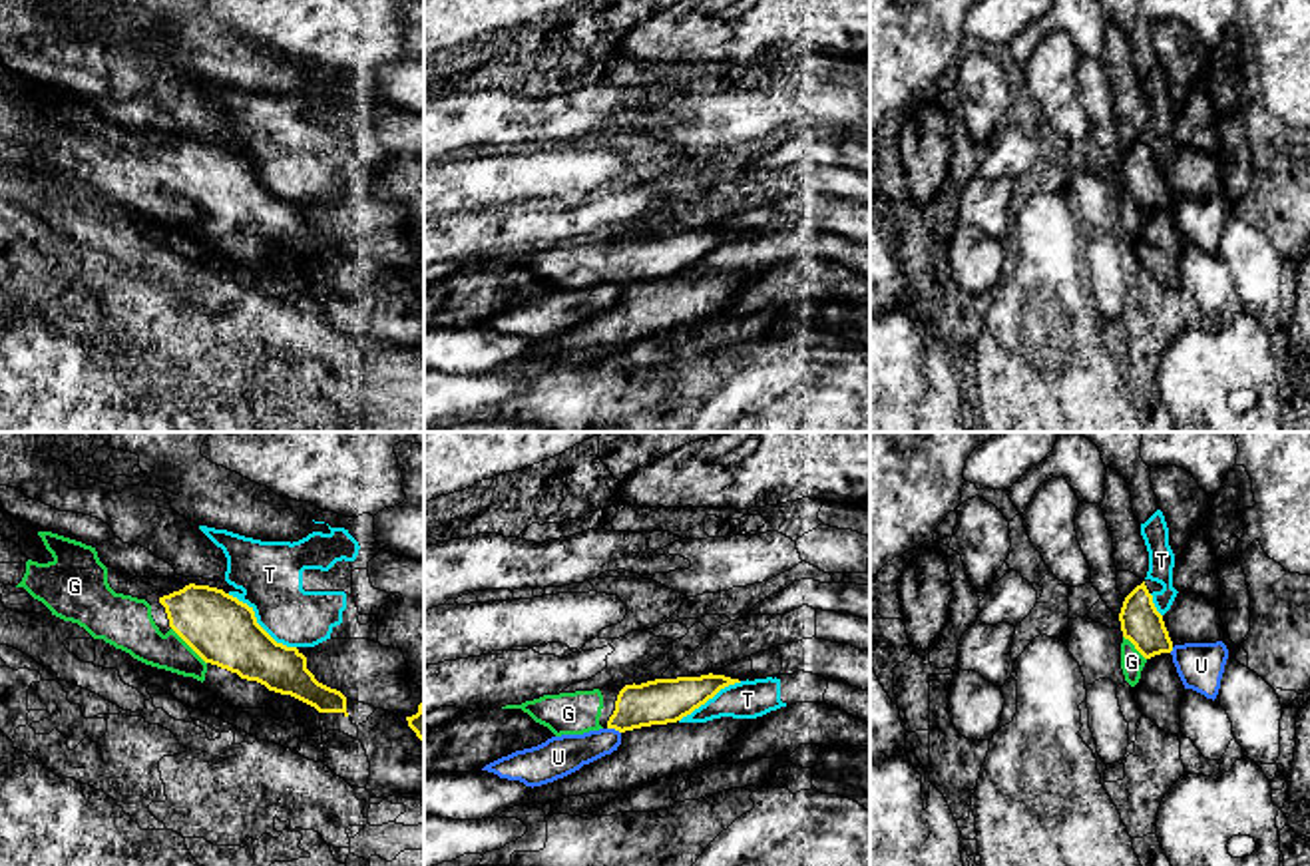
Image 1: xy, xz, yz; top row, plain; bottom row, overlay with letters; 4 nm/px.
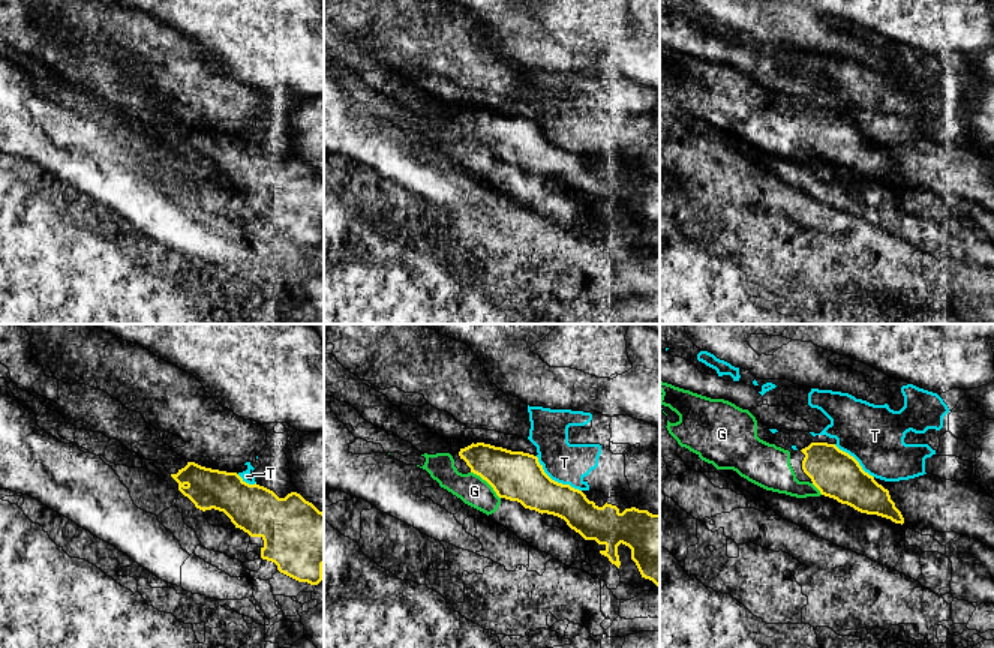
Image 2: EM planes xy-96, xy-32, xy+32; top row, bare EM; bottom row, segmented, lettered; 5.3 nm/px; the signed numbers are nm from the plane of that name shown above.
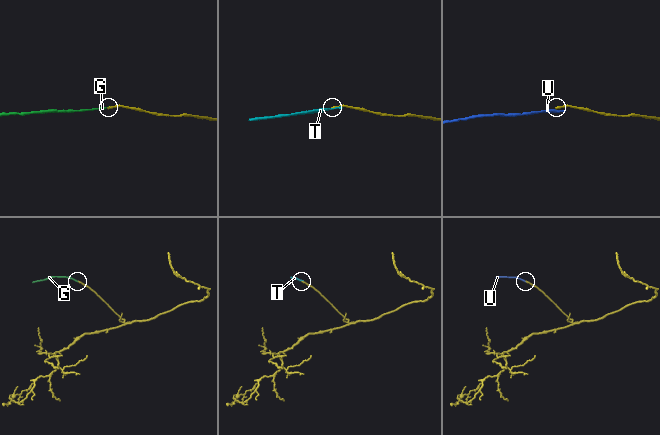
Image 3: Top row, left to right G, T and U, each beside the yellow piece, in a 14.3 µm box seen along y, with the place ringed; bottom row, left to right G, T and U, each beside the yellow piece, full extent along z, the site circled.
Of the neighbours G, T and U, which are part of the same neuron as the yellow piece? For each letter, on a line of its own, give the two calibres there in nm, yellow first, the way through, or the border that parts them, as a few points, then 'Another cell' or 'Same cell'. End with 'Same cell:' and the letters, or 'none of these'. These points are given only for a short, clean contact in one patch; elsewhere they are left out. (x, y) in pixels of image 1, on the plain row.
G: Thickness 280 nm (yellow) against 190 nm. Path across: xy (221, 184), (204, 184), (188, 198), (148, 198), (130, 180). Same cell
T: Thickness 280 nm (yellow) against 260 nm. Another cell
U: Thickness 180 nm (yellow) against 160 nm. Boundary: xz (608, 281), (620, 287). Another cell
Same cell: G

